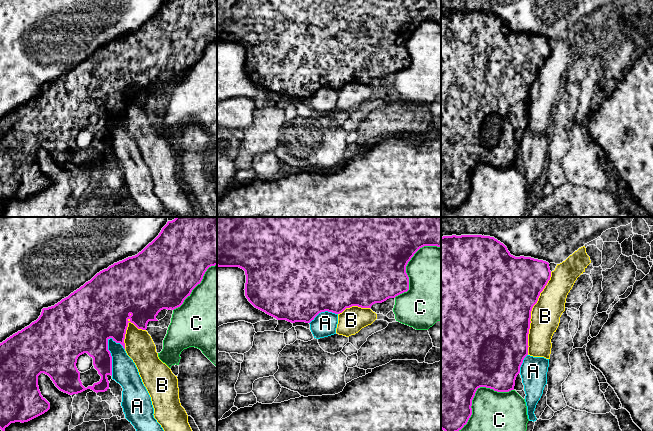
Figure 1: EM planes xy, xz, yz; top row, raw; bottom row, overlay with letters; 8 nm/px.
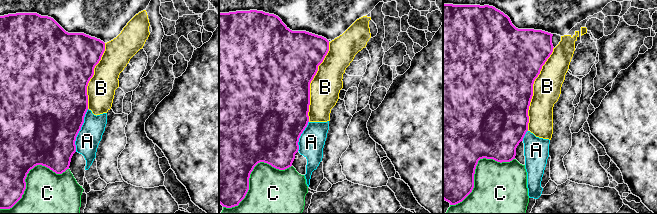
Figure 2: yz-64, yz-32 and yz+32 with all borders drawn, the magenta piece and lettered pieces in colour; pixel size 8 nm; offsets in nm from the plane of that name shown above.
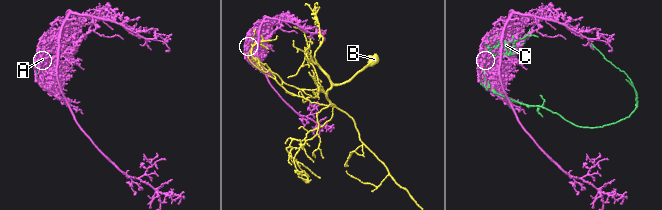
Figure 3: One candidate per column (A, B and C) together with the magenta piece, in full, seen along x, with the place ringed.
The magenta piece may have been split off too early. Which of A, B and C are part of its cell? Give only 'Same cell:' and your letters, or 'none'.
Same cell: none

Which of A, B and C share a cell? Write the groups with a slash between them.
A / B / C

